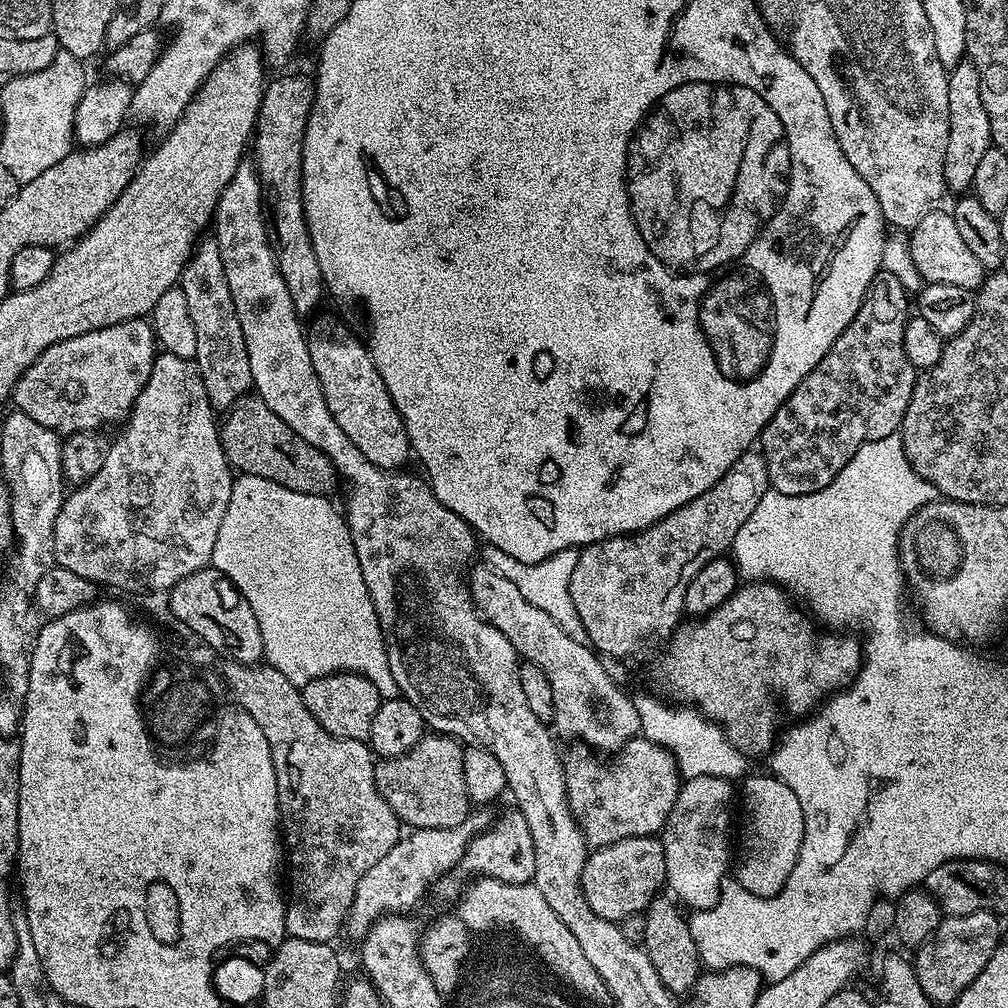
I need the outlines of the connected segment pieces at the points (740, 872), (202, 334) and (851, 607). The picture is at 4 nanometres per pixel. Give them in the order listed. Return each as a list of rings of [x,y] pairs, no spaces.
[[[752,776],[744,784],[744,825],[738,828],[738,847],[734,852],[734,879],[758,898],[778,895],[798,862],[804,837],[802,802],[794,790],[777,776]]]
[[[201,239],[197,243],[178,286],[186,294],[186,302],[190,306],[190,319],[194,322],[194,334],[198,338],[198,350],[194,359],[200,368],[206,394],[213,409],[231,409],[233,404],[249,395],[252,375],[242,322],[238,322],[238,314],[234,310],[230,286],[226,286],[226,270],[222,266],[222,254],[218,254],[215,239]]]
[[[898,434],[887,436],[886,438],[878,438],[878,442],[866,442],[863,444],[850,458],[850,462],[846,462],[846,466],[842,466],[838,478],[834,478],[834,482],[830,482],[830,486],[826,486],[814,494],[791,496],[790,494],[782,494],[781,492],[773,492],[771,490],[766,494],[762,494],[758,506],[754,506],[754,514],[750,514],[750,518],[746,518],[746,522],[742,522],[742,530],[738,530],[738,534],[734,538],[730,549],[730,556],[735,563],[737,573],[745,581],[768,581],[773,584],[779,584],[787,589],[797,601],[805,600],[805,602],[800,602],[807,605],[810,612],[810,607],[812,607],[813,613],[811,612],[811,615],[825,629],[840,630],[843,629],[840,628],[843,624],[860,624],[862,631],[872,632],[876,628],[876,620],[900,620],[904,616],[906,581],[904,579],[904,572],[900,568],[900,531],[903,530],[904,524],[912,516],[912,513],[916,512],[922,506],[931,504],[933,500],[937,499],[937,496],[938,493],[932,487],[932,484],[923,480],[914,470],[914,466],[906,458],[904,443]]]

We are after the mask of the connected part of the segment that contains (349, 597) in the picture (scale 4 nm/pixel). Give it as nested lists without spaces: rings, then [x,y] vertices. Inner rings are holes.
[[[237,475],[232,482],[230,506],[226,510],[226,518],[222,518],[222,526],[218,526],[218,542],[214,542],[211,567],[217,568],[238,589],[242,598],[246,598],[246,602],[250,602],[250,610],[254,610],[254,618],[258,618],[258,630],[262,630],[264,660],[274,670],[286,674],[286,678],[290,678],[292,684],[303,686],[320,676],[328,676],[331,672],[357,672],[359,676],[365,676],[370,682],[374,682],[374,686],[384,700],[397,699],[400,691],[394,680],[394,674],[390,672],[384,632],[380,629],[378,614],[372,605],[370,590],[362,578],[362,566],[358,566],[358,554],[354,554],[354,542],[348,529],[348,521],[342,515],[341,509],[339,512],[328,499],[327,495],[311,496],[302,494],[298,490],[286,490],[282,486],[278,486],[278,482],[270,482],[266,478]]]

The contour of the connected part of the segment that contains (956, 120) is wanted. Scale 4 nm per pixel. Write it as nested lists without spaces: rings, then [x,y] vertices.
[[[969,60],[950,69],[948,89],[950,105],[950,138],[946,138],[946,158],[944,159],[944,186],[949,193],[964,194],[971,189],[974,173],[986,150],[993,147],[990,134],[990,118],[986,118],[986,106],[982,106],[982,86],[978,82],[978,70]]]

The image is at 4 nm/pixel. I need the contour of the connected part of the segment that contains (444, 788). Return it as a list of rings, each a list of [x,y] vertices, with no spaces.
[[[429,731],[415,746],[406,750],[401,756],[385,756],[376,760],[374,770],[374,786],[378,794],[394,810],[401,825],[409,829],[429,828],[430,830],[446,830],[450,826],[458,826],[473,811],[472,799],[466,790],[466,776],[462,774],[465,745],[454,736]]]

